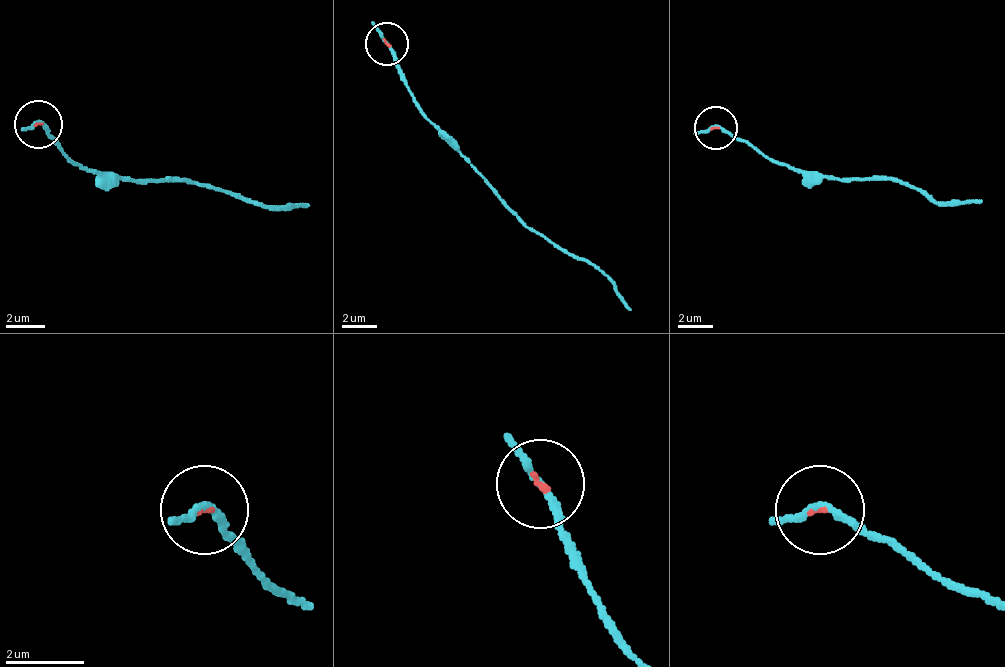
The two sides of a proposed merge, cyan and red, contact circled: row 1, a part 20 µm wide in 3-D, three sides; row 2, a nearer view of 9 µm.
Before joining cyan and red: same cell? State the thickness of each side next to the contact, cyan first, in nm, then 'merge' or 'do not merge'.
170/80 nm | merge

